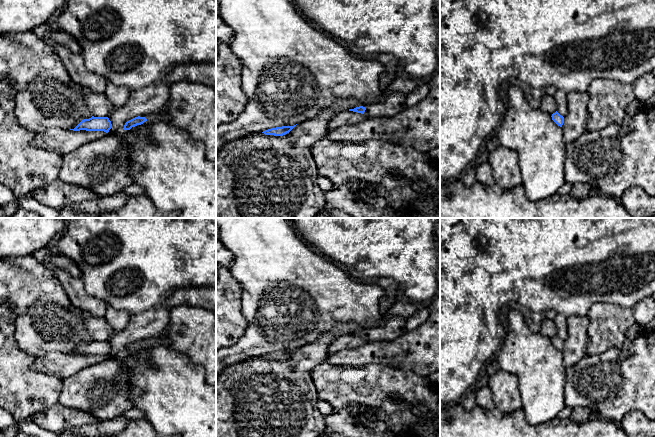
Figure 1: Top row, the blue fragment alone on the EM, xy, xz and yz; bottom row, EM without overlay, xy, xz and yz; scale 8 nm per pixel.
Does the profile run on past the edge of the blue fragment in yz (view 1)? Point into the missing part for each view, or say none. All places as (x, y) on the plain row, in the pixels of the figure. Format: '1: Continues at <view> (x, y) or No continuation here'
1: No continuation here

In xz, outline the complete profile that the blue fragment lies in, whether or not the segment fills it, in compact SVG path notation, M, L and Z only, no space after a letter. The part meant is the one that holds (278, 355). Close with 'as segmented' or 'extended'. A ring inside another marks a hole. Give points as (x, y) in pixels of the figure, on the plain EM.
M296 349L271 352L263 355L262 357L264 357L265 359L283 360L289 357L295 350Z; as segmented

